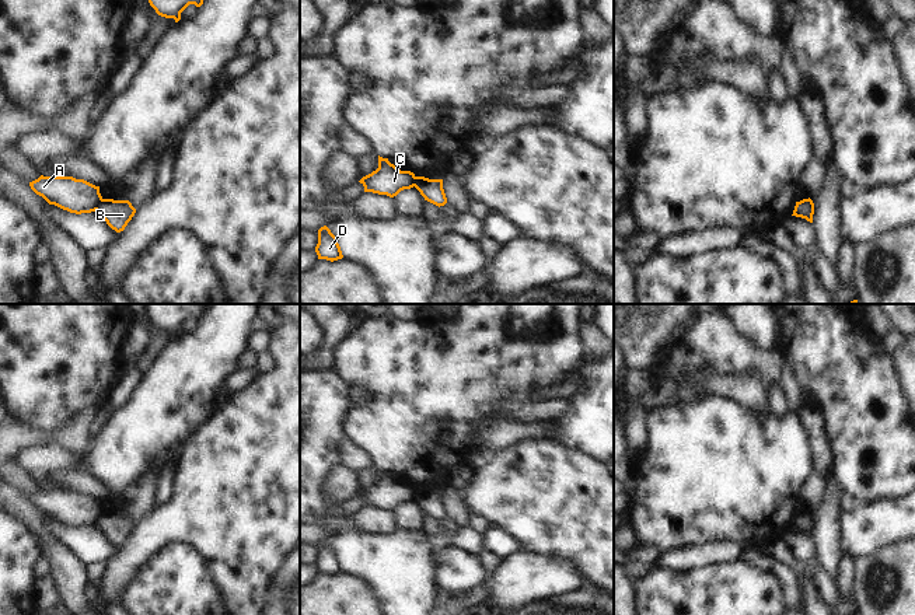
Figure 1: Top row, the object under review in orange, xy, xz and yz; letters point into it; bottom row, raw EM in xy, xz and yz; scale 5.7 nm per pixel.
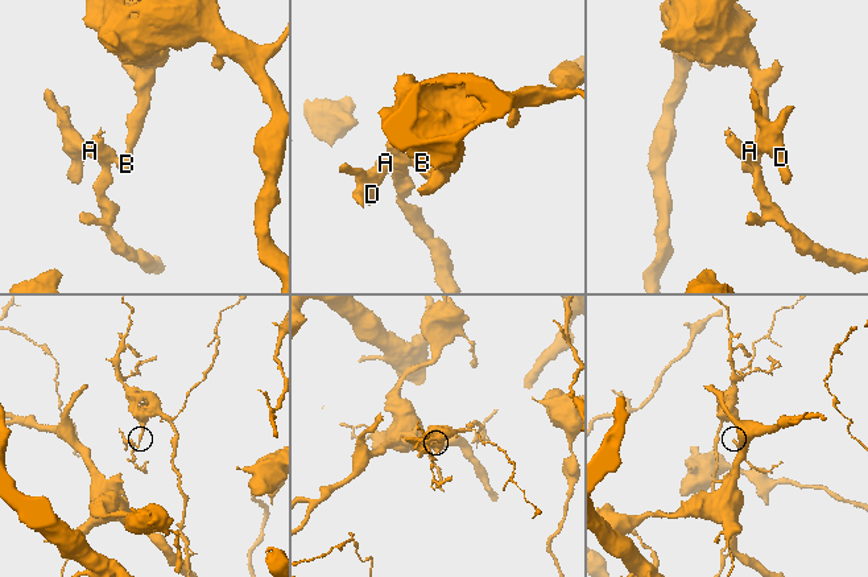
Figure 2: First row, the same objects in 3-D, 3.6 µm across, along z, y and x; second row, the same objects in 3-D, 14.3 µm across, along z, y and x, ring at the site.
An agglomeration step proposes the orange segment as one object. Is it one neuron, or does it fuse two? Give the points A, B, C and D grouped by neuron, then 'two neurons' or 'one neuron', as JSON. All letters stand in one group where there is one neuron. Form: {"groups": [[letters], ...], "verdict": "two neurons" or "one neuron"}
{"groups": [["A", "C", "D"], ["B"]], "verdict": "two neurons"}

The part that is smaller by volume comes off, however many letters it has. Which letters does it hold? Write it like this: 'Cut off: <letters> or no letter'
Cut off: A, C, D.

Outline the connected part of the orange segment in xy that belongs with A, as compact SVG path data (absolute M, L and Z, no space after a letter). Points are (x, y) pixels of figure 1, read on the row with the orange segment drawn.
M43 177L29 182L31 189L49 205L70 213L95 212L102 200L99 186L73 177Z

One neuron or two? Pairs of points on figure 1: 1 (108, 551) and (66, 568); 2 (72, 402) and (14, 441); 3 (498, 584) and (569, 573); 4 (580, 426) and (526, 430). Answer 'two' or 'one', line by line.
1: two
2: two
3: one
4: two

